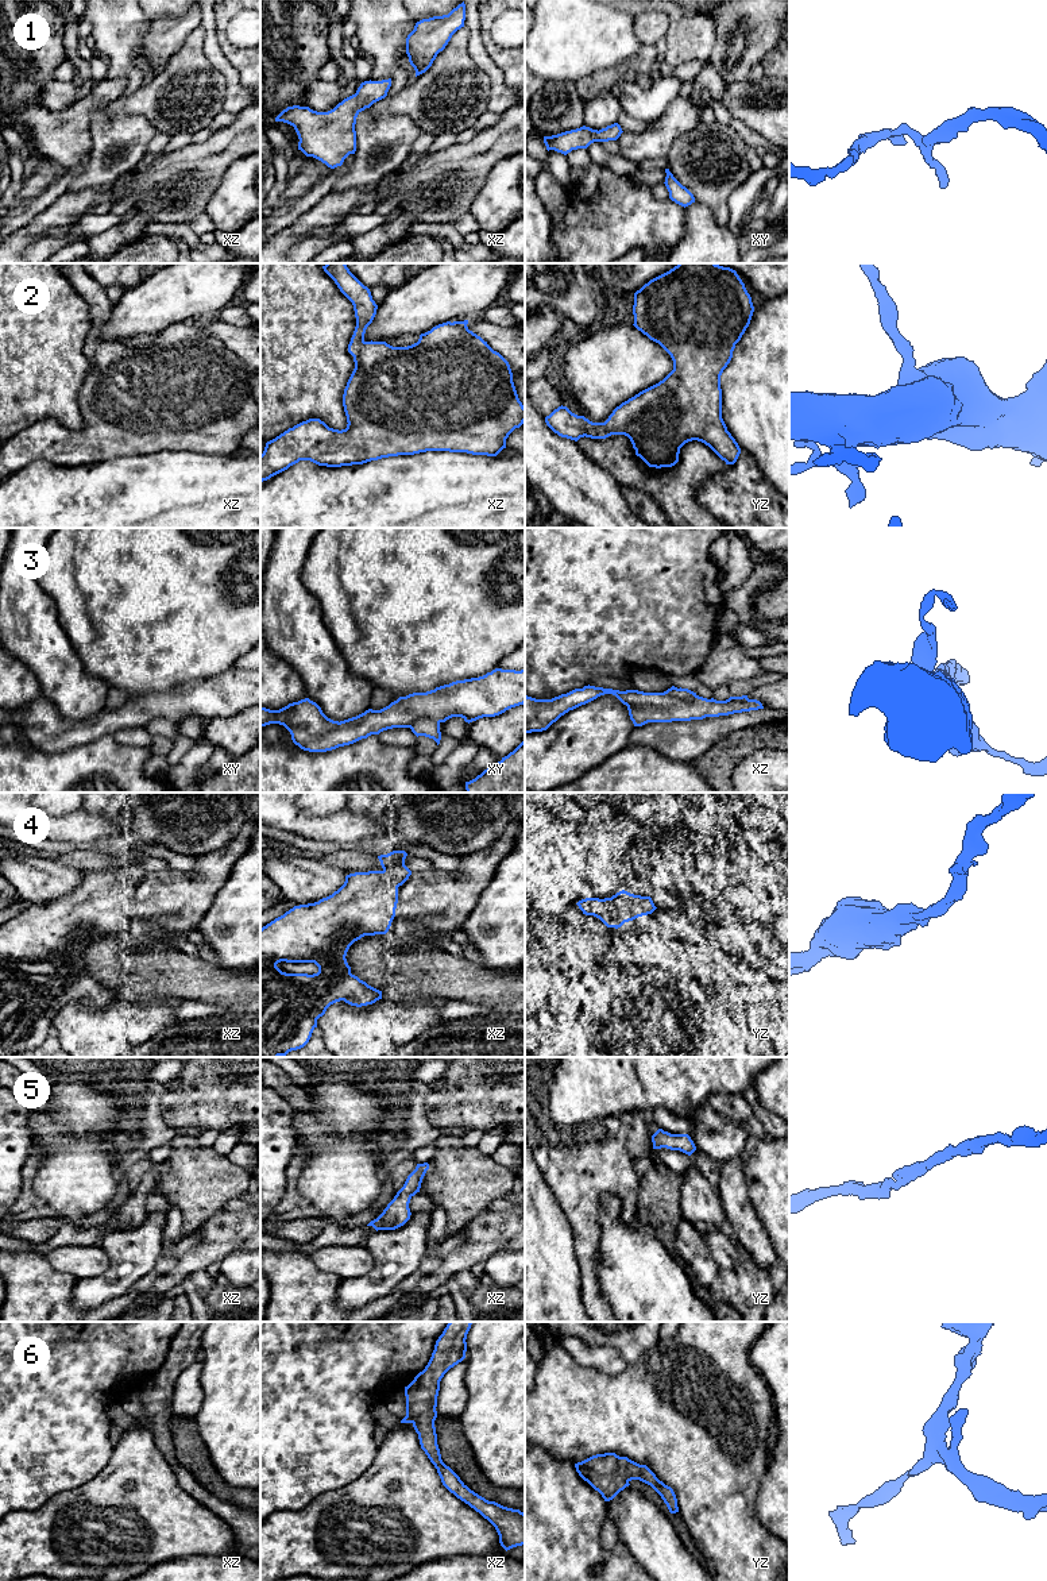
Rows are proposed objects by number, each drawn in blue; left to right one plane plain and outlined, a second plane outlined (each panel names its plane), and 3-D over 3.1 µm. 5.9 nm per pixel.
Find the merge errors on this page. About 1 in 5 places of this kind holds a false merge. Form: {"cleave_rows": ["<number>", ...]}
{"cleave_rows": ["3"]}

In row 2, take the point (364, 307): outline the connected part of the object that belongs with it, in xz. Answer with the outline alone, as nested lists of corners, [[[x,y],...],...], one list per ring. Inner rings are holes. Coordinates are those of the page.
[[[327,263],[322,269],[352,302],[356,317],[348,344],[355,369],[343,394],[348,424],[339,431],[320,419],[309,419],[267,441],[260,455],[260,482],[300,460],[341,467],[426,451],[497,456],[506,448],[509,435],[525,423],[525,406],[518,398],[509,362],[468,329],[468,320],[438,324],[407,347],[366,342],[366,329],[378,309],[370,289],[345,263]]]

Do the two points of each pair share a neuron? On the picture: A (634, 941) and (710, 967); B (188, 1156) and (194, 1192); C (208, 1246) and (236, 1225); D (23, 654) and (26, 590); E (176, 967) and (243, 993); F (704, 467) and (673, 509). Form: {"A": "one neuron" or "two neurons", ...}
{"A": "one neuron", "B": "one neuron", "C": "one neuron", "D": "one neuron", "E": "one neuron", "F": "one neuron"}

